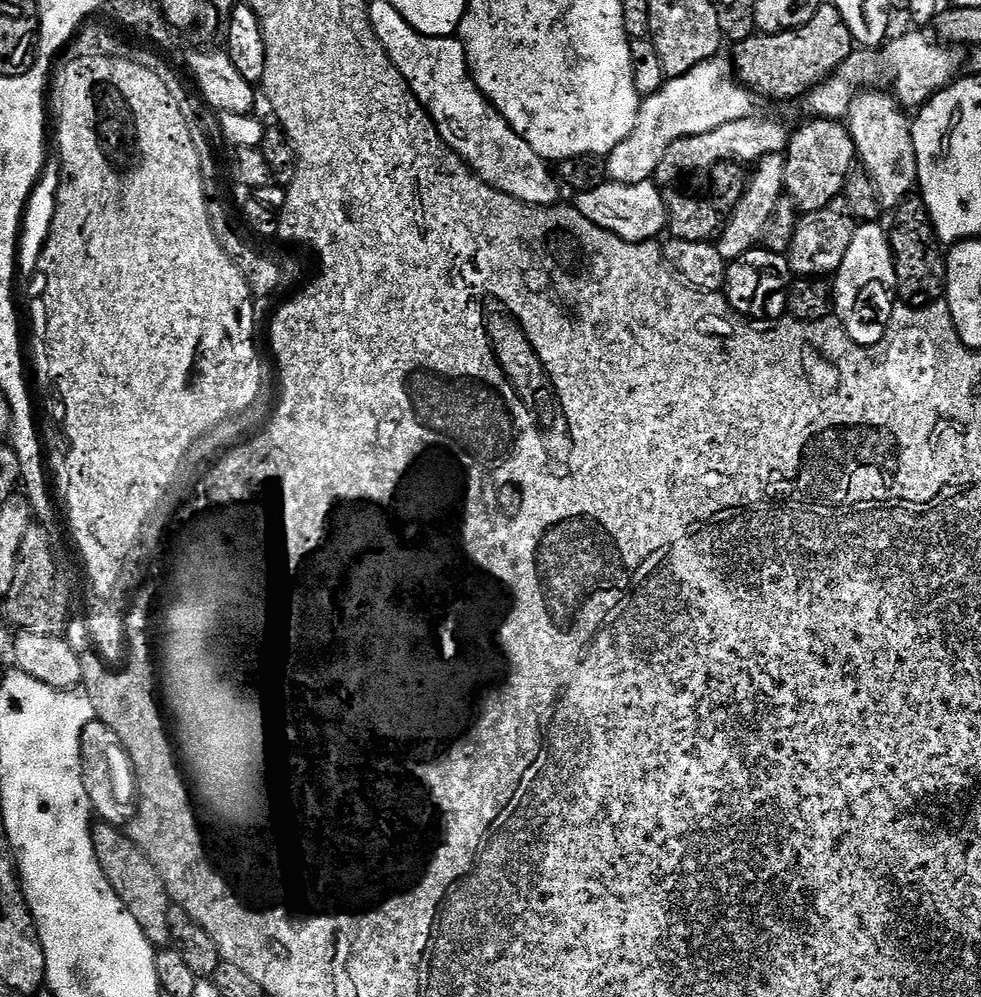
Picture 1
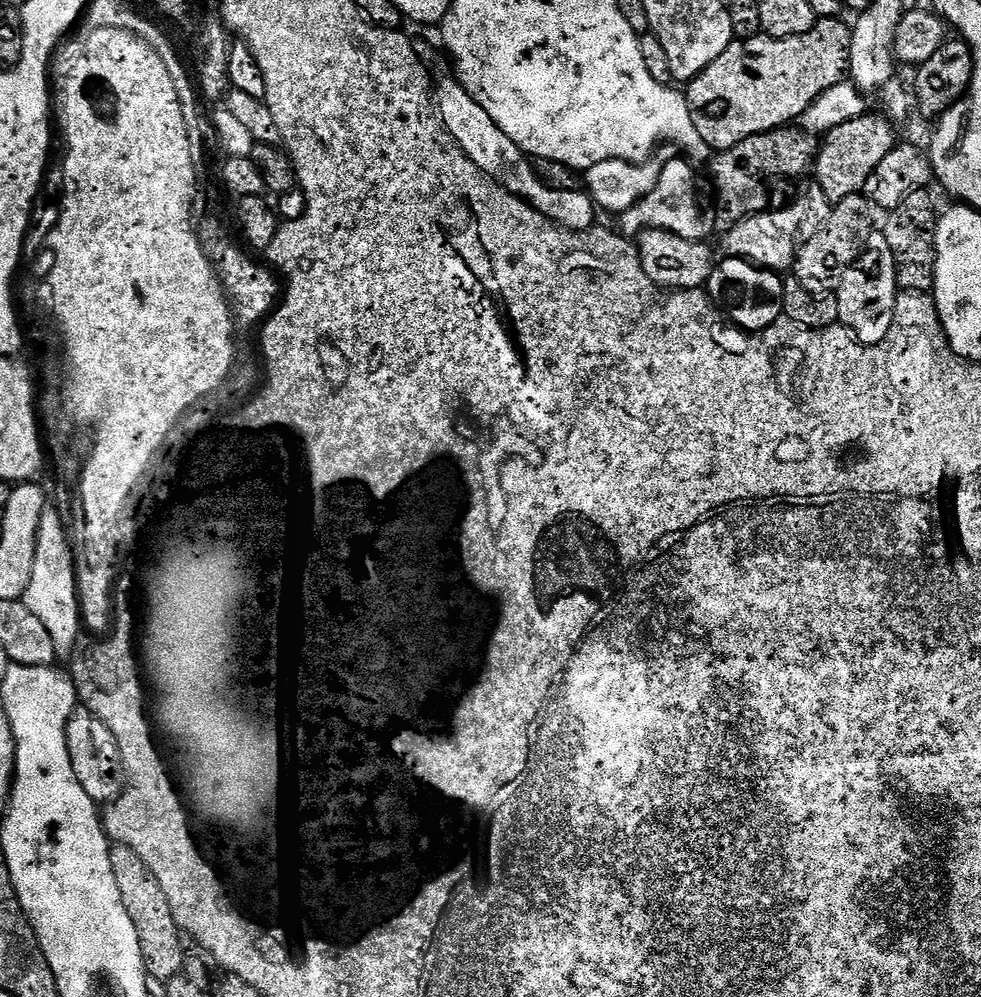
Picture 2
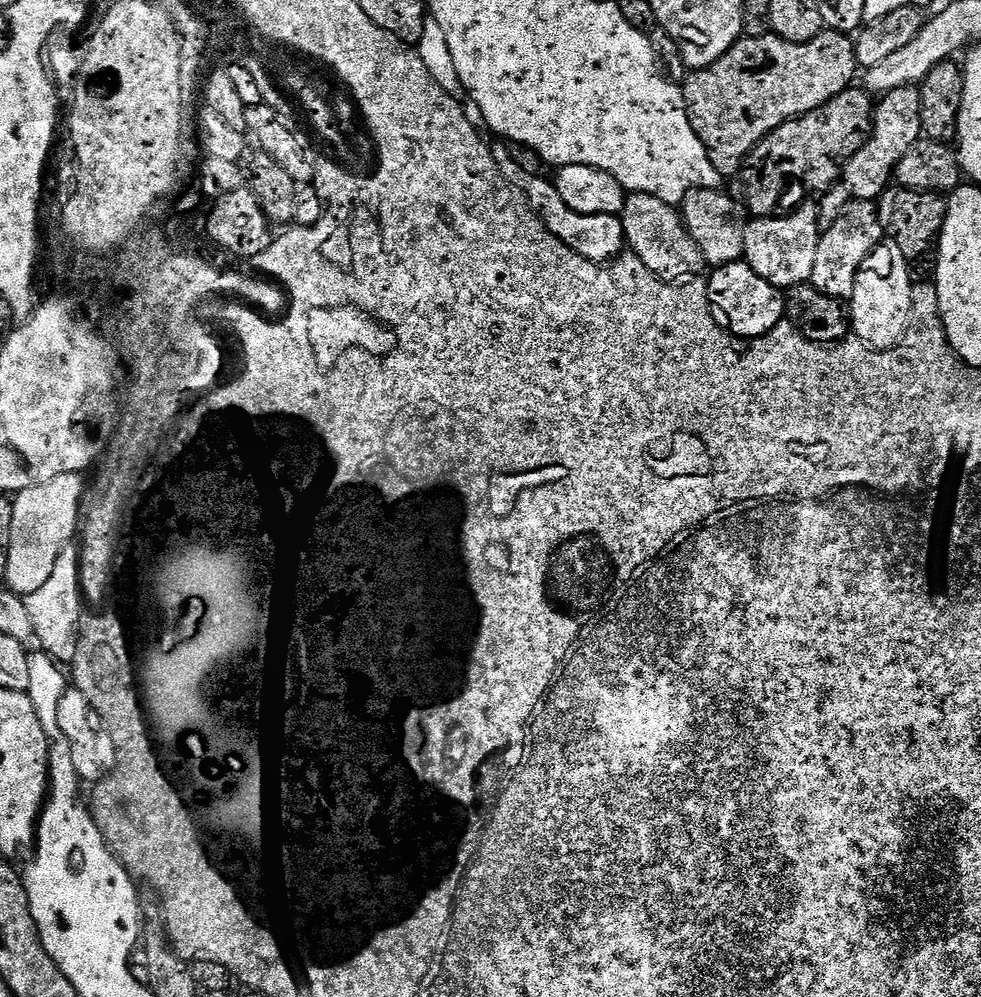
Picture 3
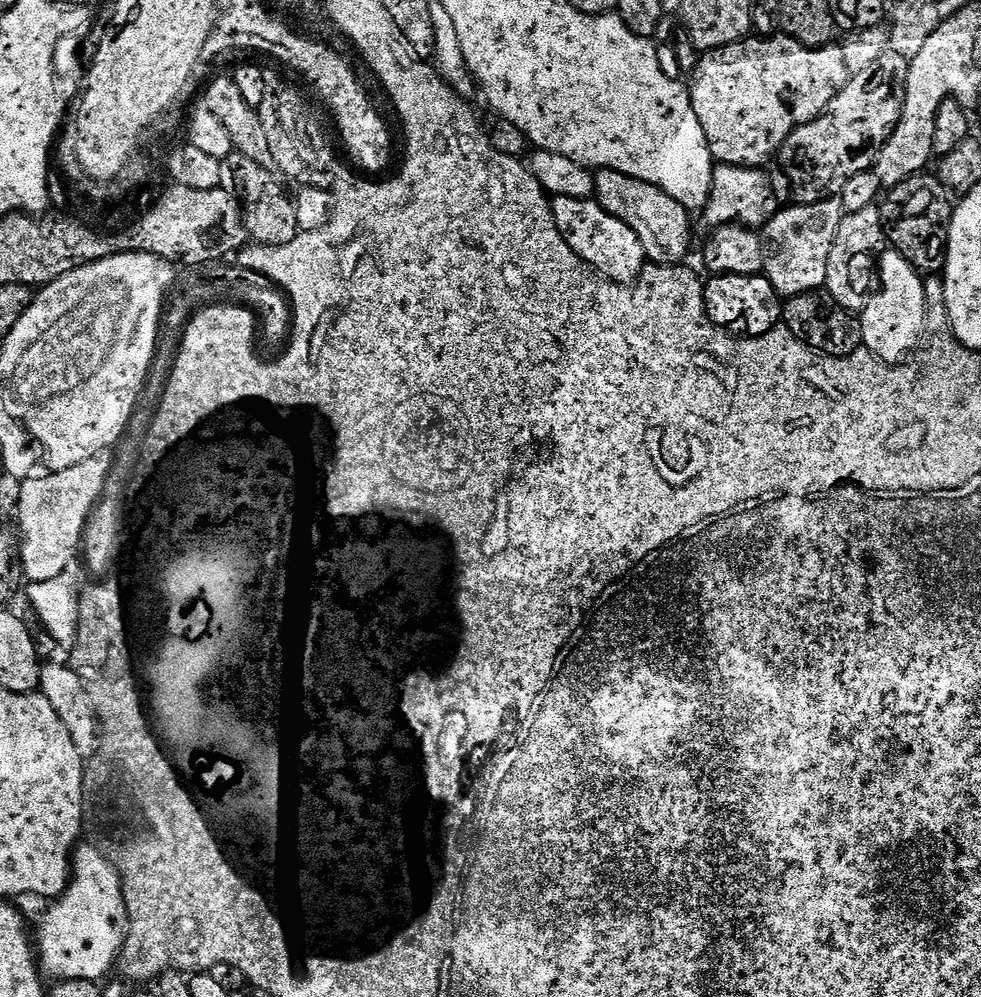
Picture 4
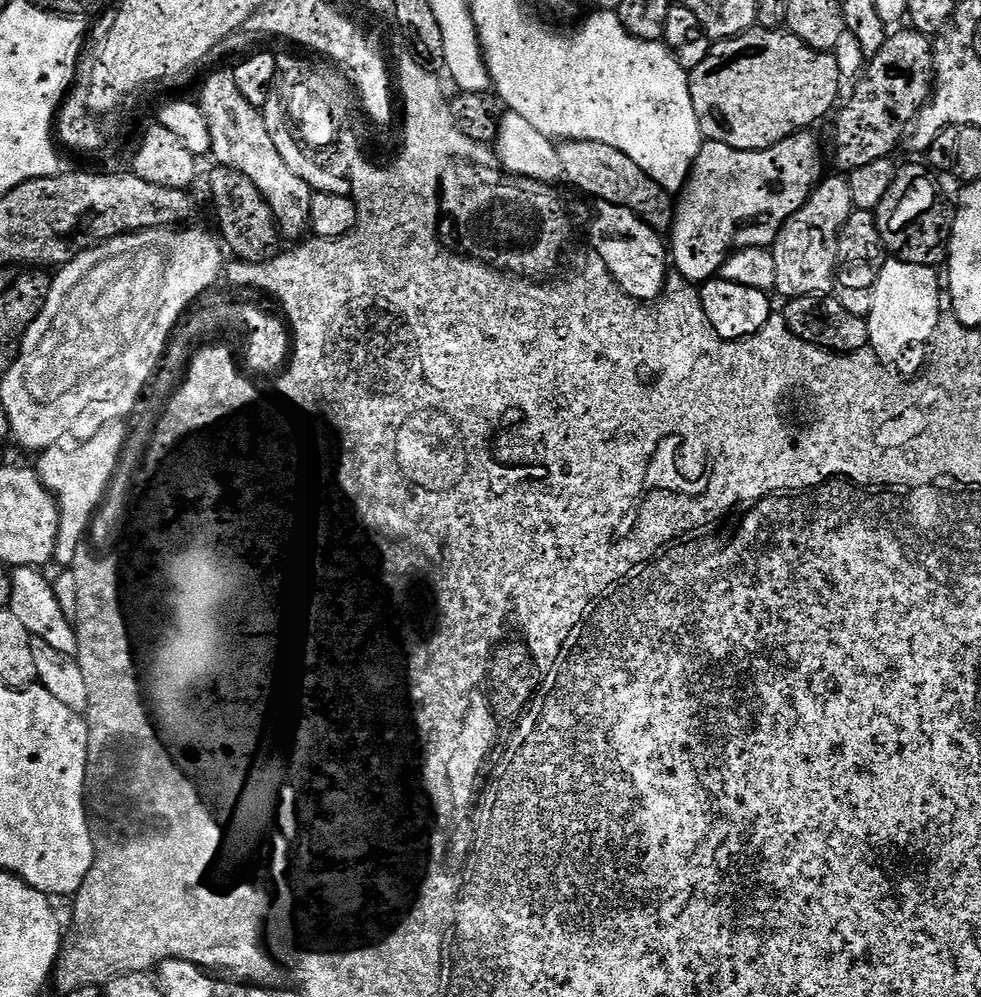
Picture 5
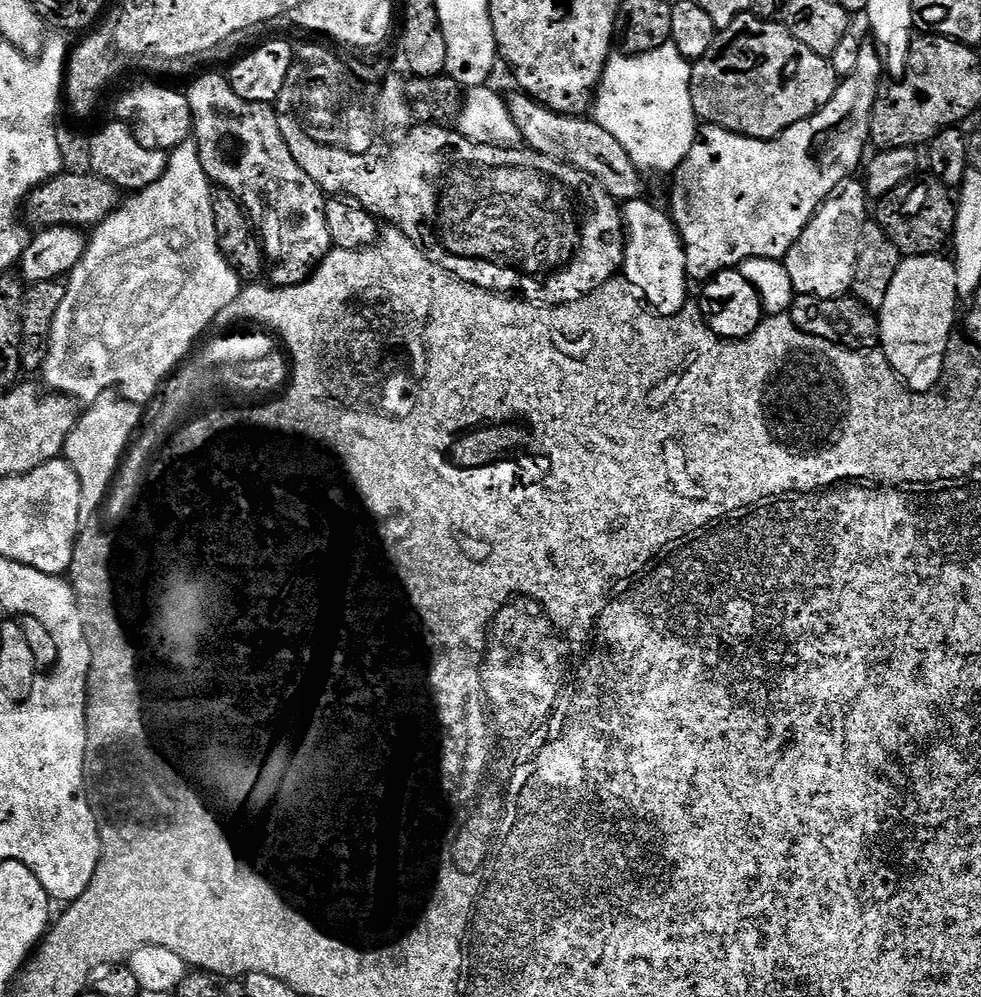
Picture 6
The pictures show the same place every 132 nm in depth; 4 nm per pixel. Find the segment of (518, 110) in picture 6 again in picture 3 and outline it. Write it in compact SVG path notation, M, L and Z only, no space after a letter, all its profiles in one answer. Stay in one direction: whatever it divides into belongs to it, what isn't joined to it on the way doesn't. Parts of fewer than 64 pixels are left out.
M641 192L627 193L620 221L624 227L625 245L635 256L642 258L642 266L660 280L683 282L699 277L703 273L700 271L705 271L704 255L698 250L694 238L690 238L683 215L673 205L662 202L662 198Z

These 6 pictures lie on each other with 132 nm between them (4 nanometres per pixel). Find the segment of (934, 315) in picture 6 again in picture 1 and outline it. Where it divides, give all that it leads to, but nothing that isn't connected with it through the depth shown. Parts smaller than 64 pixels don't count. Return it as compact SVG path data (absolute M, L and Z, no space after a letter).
M860 222L852 230L850 250L846 250L846 258L842 258L842 266L834 274L834 316L846 330L846 334L855 344L874 346L882 342L892 317L892 310L898 303L898 289L896 287L896 271L892 246L888 243L888 232L877 222Z

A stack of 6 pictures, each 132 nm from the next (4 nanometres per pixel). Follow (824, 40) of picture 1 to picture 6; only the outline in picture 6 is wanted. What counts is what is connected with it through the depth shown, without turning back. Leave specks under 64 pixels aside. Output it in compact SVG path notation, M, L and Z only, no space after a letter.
M755 14L734 18L730 26L719 29L706 54L692 64L690 98L694 102L697 121L716 124L739 136L755 140L773 140L790 126L813 116L830 98L834 98L838 77L827 56L814 54L814 50L802 46L794 34L775 19L764 20Z

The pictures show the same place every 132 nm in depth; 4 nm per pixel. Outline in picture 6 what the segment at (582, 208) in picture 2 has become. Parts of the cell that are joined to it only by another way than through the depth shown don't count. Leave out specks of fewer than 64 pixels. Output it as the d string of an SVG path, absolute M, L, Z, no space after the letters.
M647 198L629 200L623 205L622 215L624 218L624 267L622 276L627 283L642 297L643 303L657 316L676 316L690 302L688 287L690 281L686 270L686 250L680 241L678 230L672 225L671 215L660 208L655 208Z

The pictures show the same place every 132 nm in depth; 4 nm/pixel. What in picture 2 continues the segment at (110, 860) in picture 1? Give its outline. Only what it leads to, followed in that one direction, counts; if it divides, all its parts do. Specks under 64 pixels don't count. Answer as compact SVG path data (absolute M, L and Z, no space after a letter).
M116 844L112 848L112 865L118 888L122 890L122 902L130 914L130 922L134 922L134 930L138 930L144 971L153 981L173 980L184 970L186 955L184 943L186 940L174 918L174 910L170 906L170 898L166 898L166 890L162 890L158 878L154 878L154 874L146 866L146 862L142 862L142 858L138 858L138 854L134 854L134 850L130 850L130 846Z

